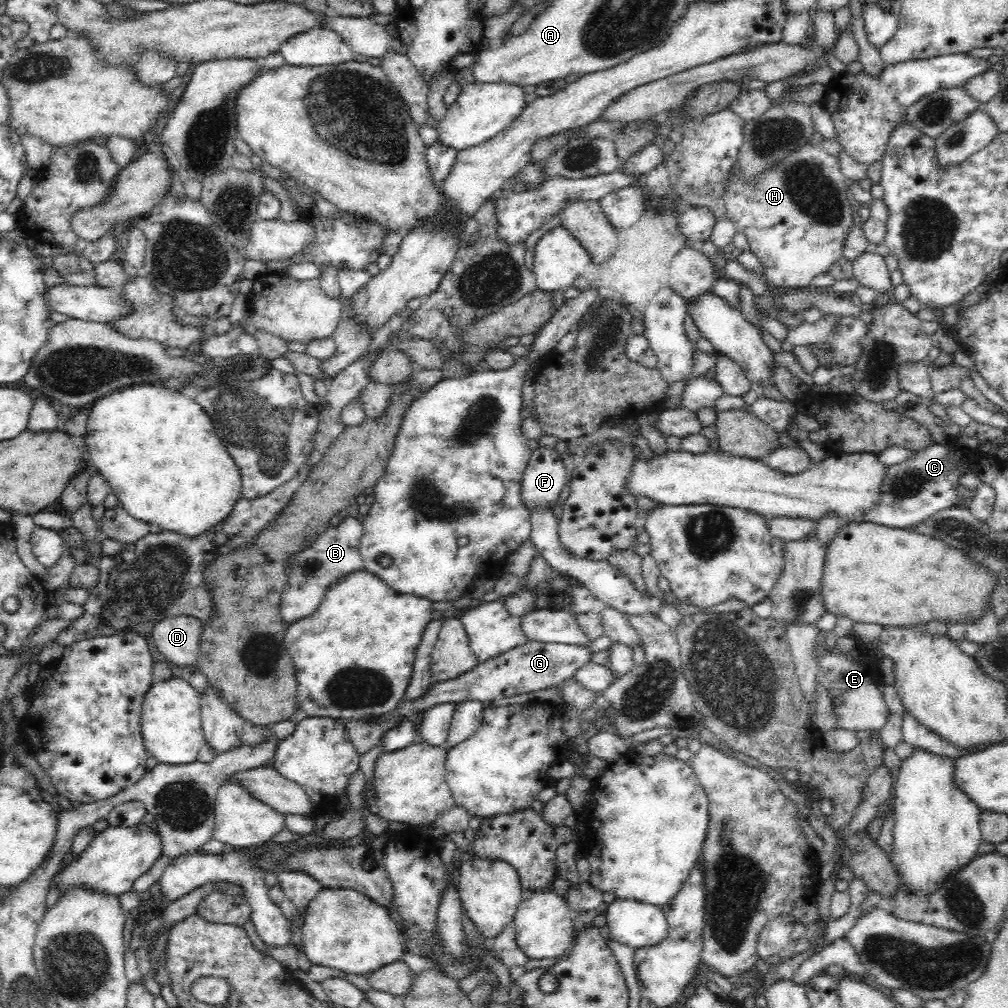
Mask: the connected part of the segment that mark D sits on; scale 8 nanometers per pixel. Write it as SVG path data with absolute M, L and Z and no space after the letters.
M164 617L150 633L158 652L176 666L197 664L202 622L196 617Z

